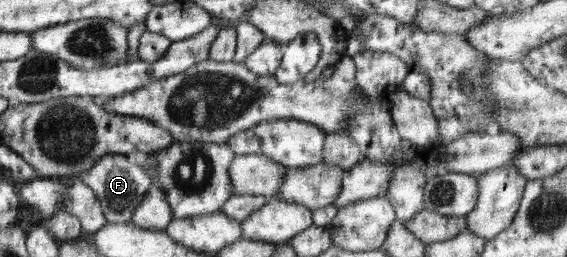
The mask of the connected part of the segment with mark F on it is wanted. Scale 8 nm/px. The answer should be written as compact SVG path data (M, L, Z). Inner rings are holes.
M107 154L100 157L89 169L80 174L79 178L100 201L101 211L108 224L129 221L129 217L133 216L133 210L142 201L150 184L150 177L141 167L131 163L126 154Z

